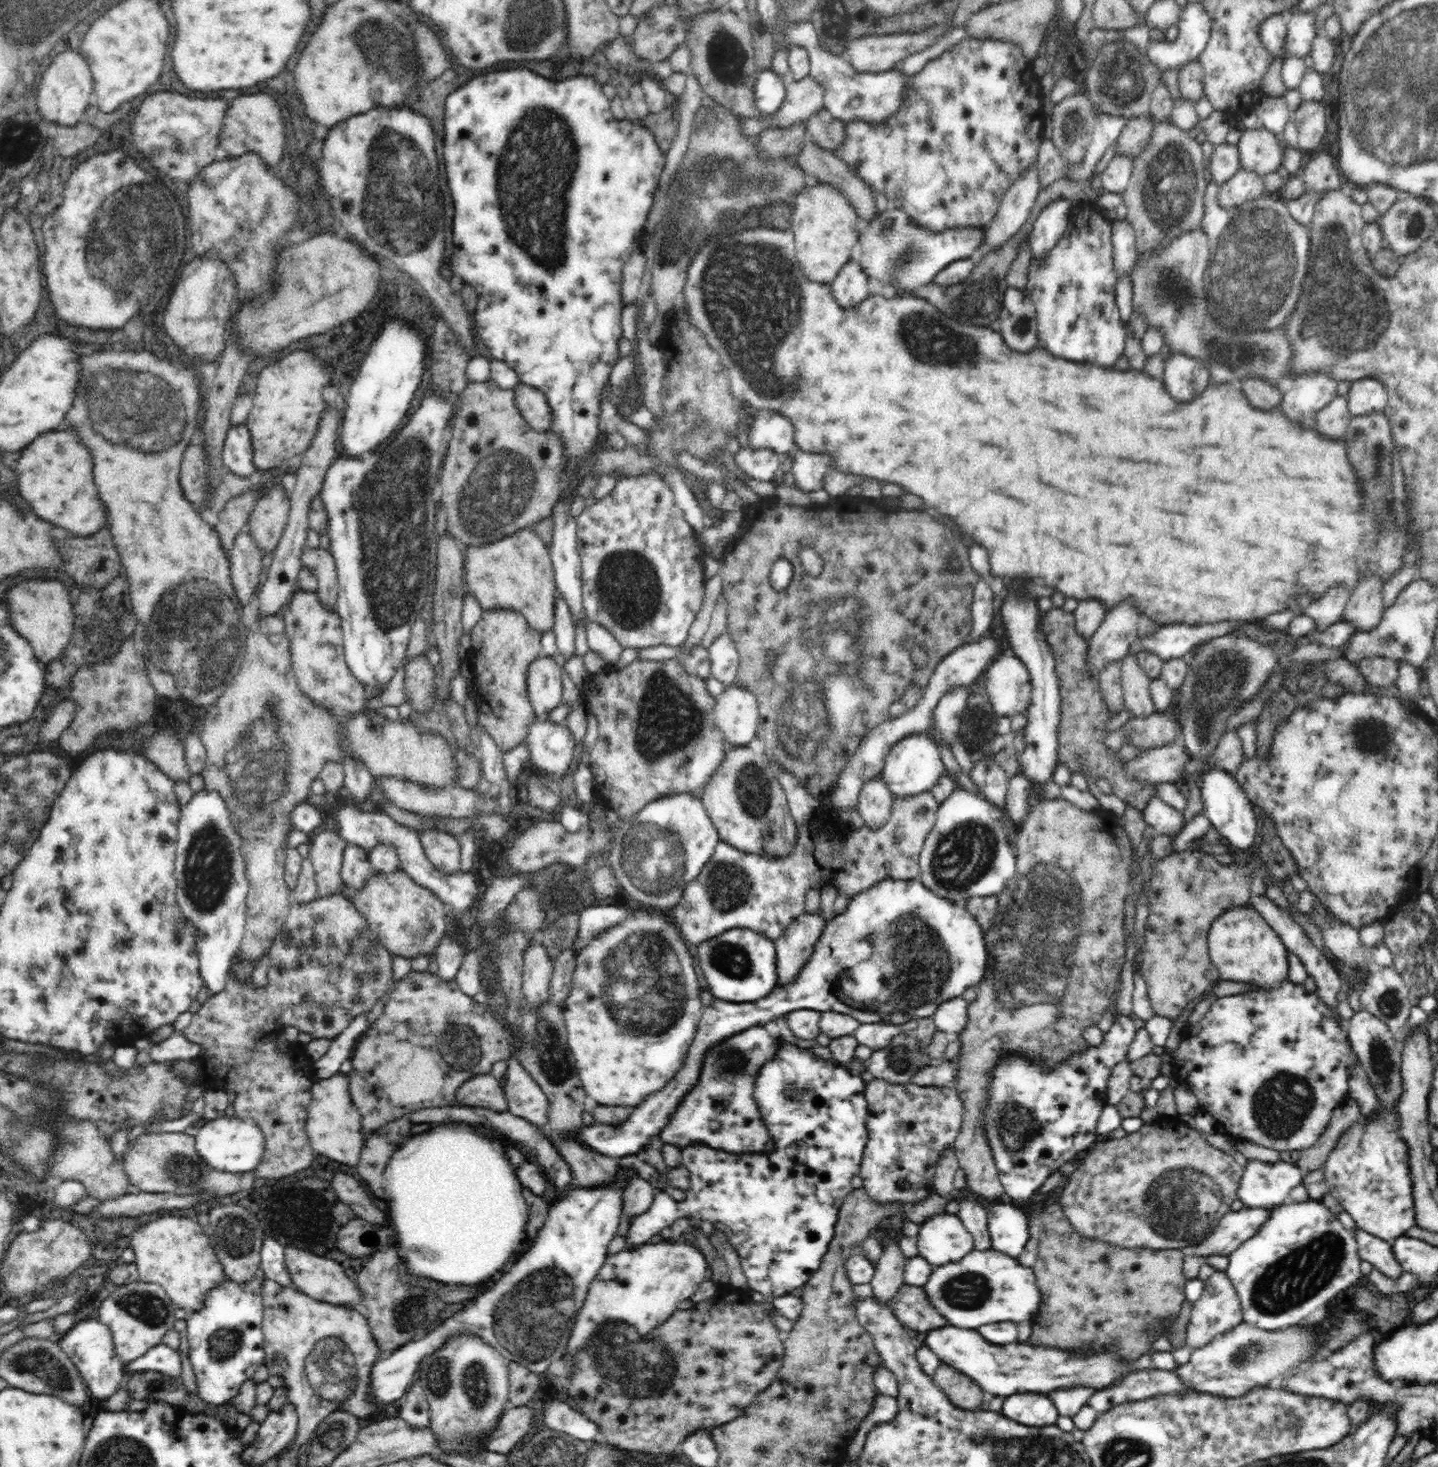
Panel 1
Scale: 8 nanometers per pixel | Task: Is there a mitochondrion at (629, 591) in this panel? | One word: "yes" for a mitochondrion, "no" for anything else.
yes

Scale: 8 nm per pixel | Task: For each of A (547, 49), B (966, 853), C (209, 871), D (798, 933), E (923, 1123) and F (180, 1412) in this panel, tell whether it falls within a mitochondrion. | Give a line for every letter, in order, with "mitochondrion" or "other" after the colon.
A: mitochondrion
B: mitochondrion
C: mitochondrion
D: other
E: other
F: other

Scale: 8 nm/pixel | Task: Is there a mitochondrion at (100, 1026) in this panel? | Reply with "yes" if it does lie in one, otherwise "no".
no

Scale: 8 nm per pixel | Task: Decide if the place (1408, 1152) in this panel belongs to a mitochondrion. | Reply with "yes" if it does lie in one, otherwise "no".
no

